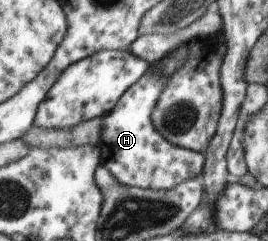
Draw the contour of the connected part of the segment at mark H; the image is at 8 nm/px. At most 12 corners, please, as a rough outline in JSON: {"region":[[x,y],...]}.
{"region":[[176,49],[101,119],[97,147],[121,184],[166,191],[205,154],[171,144],[152,110],[185,64]]}

